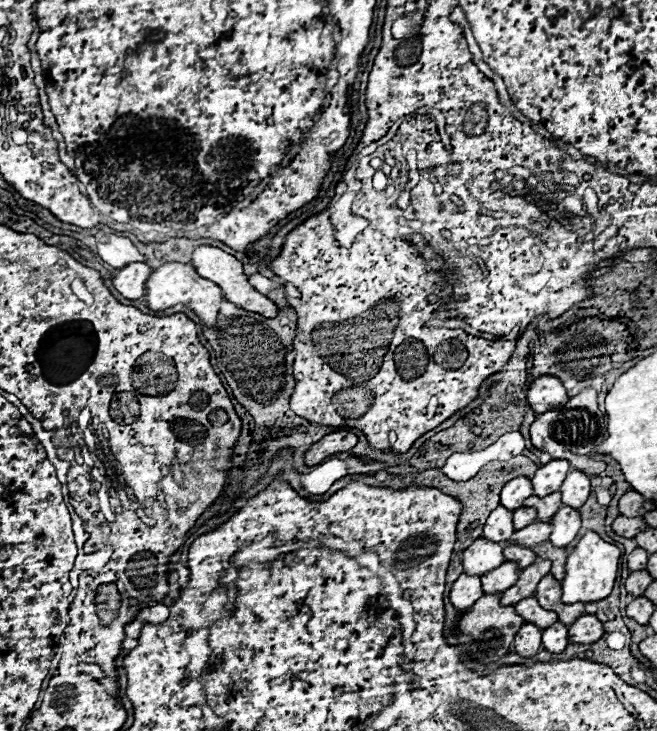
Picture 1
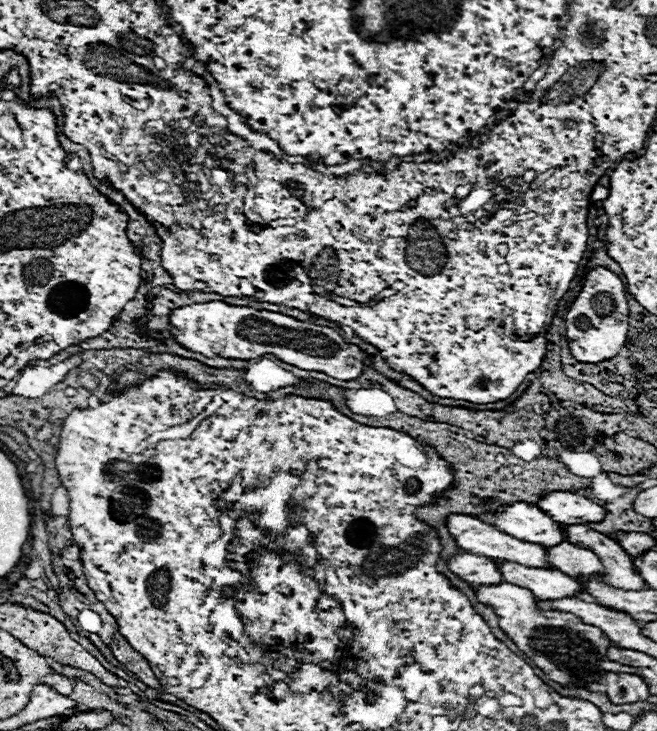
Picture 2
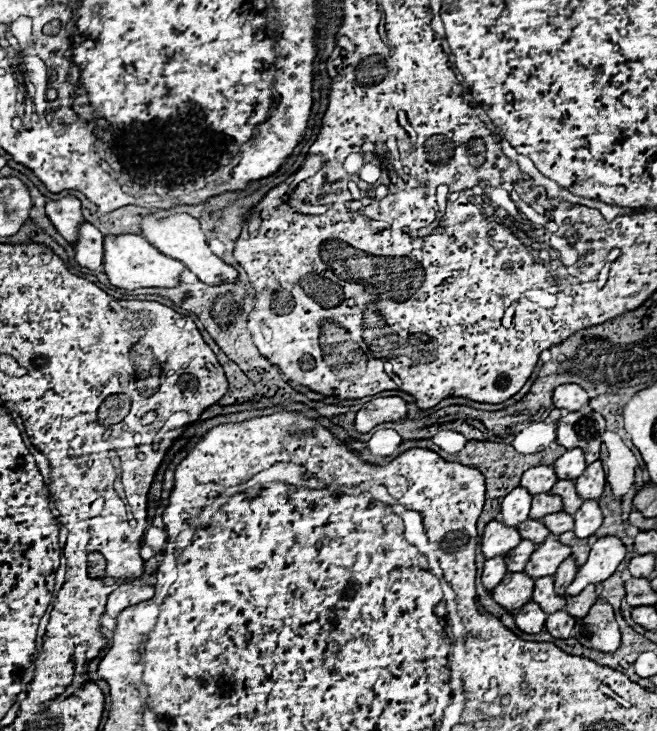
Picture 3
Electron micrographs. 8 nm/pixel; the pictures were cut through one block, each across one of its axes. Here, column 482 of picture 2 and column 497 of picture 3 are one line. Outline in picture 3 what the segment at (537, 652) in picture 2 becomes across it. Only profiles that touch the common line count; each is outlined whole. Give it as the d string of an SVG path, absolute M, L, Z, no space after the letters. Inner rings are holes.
M508 572L504 580L492 590L492 598L508 612L514 612L530 602L532 590L534 590L534 580L528 578L524 572L516 572L516 574Z

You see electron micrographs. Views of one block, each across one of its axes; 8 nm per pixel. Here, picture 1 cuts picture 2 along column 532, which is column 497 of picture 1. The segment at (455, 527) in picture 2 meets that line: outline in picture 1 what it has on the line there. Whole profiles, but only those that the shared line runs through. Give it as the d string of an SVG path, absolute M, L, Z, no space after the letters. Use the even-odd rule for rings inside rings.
M484 538L474 540L462 554L464 572L476 576L494 570L496 566L500 566L500 562L506 562L502 554L502 546L498 542L490 542Z

